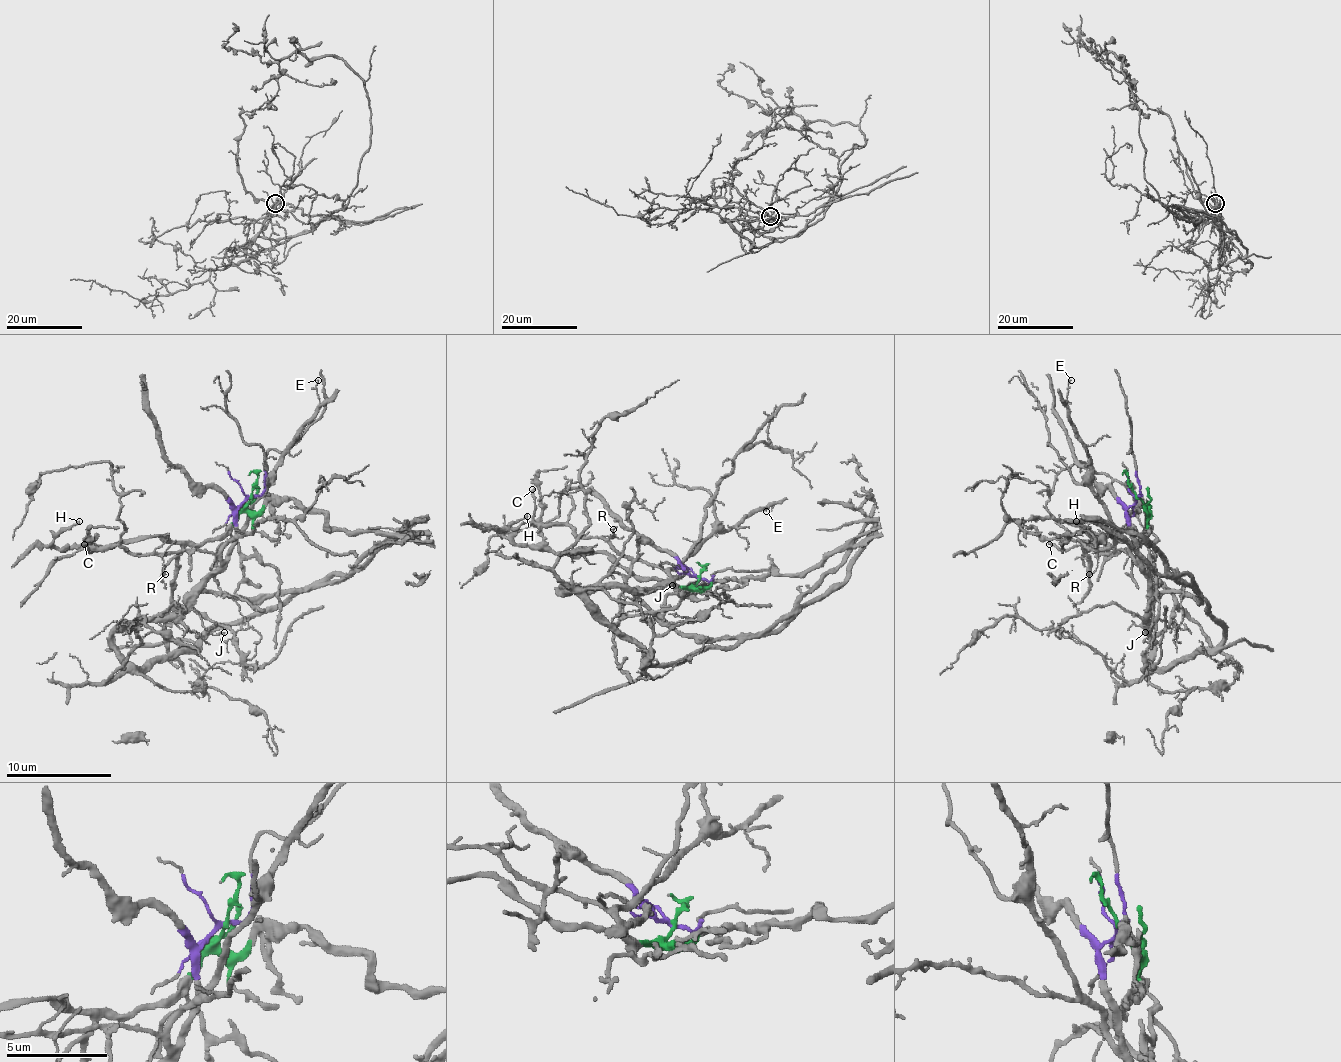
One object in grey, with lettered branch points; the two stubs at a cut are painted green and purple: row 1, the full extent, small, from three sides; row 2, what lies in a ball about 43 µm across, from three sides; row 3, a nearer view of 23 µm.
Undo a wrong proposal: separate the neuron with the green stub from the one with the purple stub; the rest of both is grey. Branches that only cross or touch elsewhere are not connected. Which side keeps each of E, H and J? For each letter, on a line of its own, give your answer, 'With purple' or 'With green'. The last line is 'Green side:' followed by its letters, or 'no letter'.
E: With purple
H: With green
J: With purple
Green side: H

